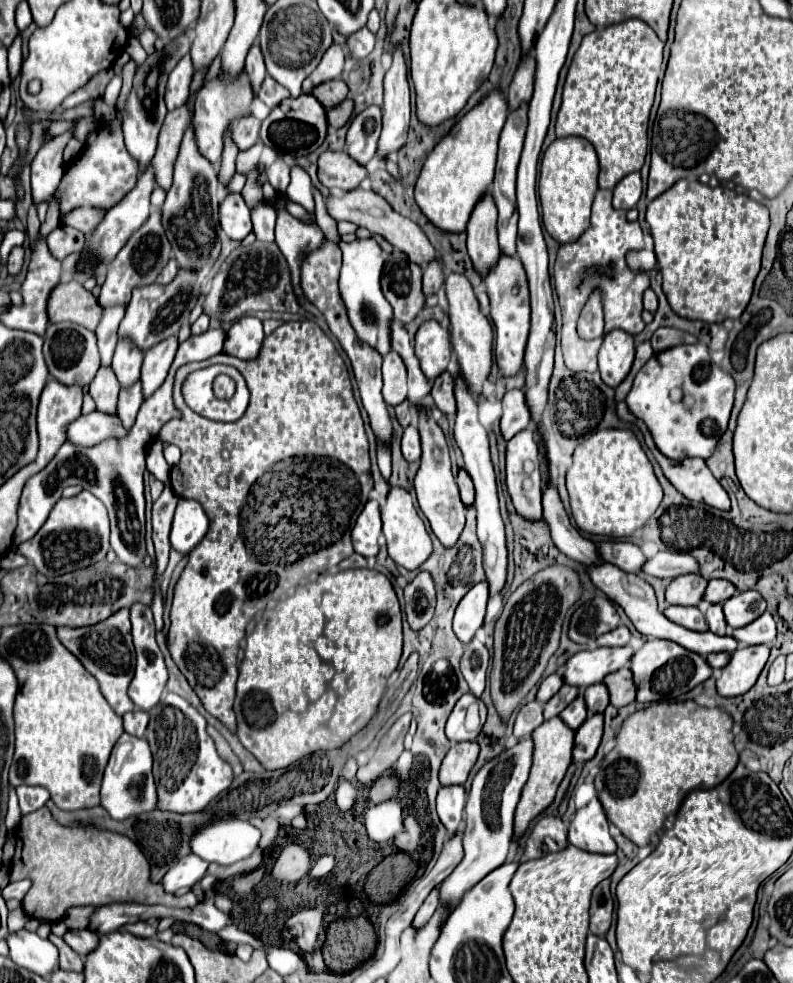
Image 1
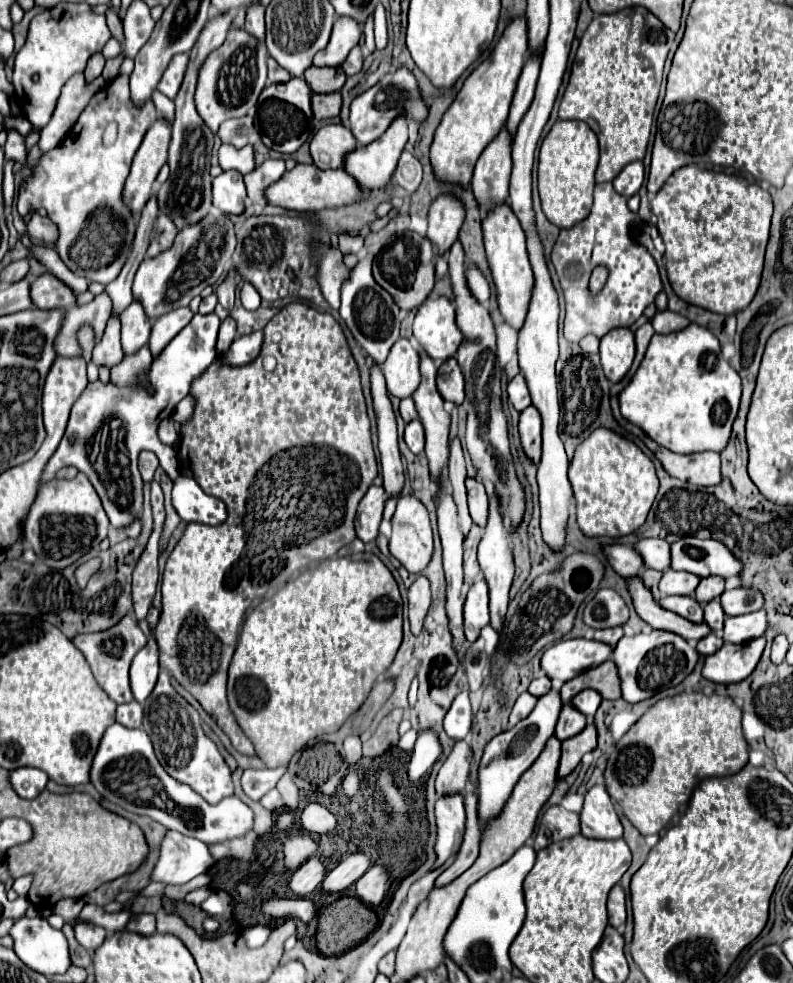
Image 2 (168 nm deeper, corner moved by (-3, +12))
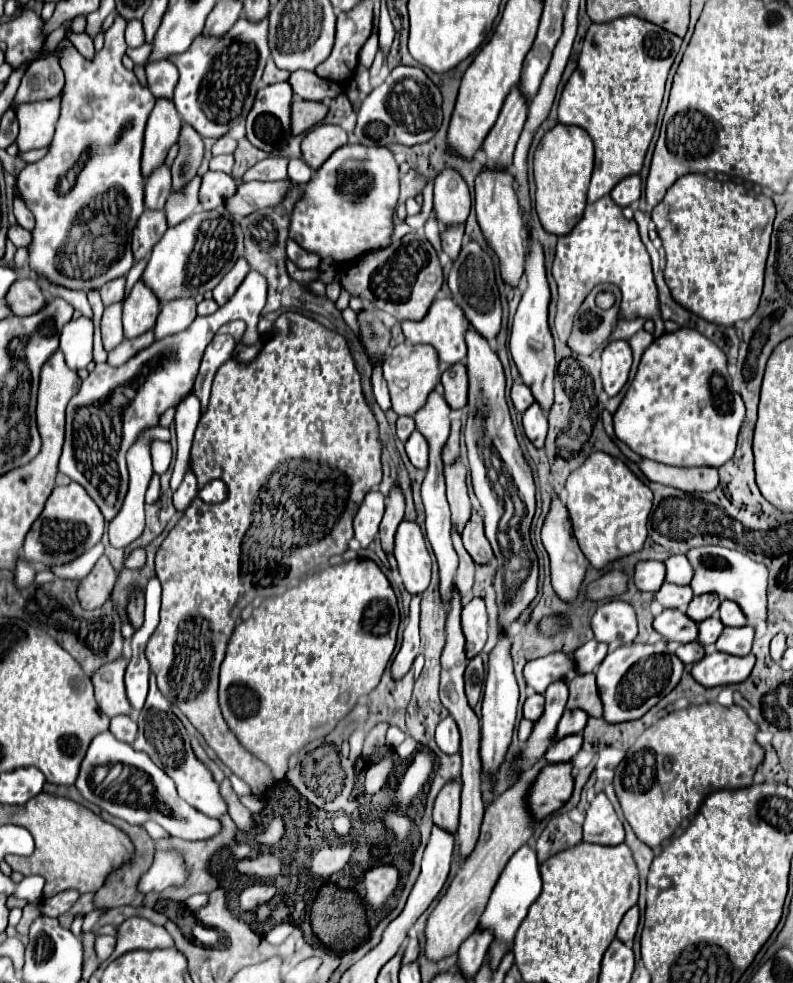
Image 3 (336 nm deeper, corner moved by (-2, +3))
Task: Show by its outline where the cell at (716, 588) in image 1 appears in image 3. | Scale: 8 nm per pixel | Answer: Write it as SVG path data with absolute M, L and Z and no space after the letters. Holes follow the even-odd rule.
M701 594L701 596L695 596L687 608L687 616L693 620L693 622L703 622L707 620L709 616L713 616L717 610L719 610L719 598L713 596L713 594Z

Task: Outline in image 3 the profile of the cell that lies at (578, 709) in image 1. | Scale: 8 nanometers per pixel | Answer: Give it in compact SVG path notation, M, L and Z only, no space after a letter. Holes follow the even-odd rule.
M571 734L569 738L563 738L561 742L557 742L557 746L551 746L545 754L545 760L549 760L551 764L571 762L579 750L581 750L581 734L575 734L575 736Z

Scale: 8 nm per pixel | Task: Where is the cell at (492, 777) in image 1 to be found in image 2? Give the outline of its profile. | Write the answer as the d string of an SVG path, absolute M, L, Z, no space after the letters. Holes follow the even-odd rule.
M550 691L544 697L538 699L534 711L526 721L520 721L516 727L496 735L484 749L480 769L478 769L478 819L480 819L480 829L486 831L486 825L494 819L500 817L506 801L512 795L514 785L518 783L520 775L530 769L530 765L538 759L542 753L546 741L554 735L554 725L558 721L558 709L562 709L562 701L558 697L558 691Z

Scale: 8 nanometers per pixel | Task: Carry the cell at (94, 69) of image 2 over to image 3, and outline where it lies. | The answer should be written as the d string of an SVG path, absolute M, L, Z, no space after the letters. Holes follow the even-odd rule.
M67 30L67 38L73 42L73 46L85 56L85 58L91 58L95 54L95 48L93 48L93 40L89 38L87 32L83 34L73 34L71 30Z

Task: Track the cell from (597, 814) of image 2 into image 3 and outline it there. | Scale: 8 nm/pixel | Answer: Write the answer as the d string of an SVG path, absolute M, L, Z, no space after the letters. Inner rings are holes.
M601 792L589 804L585 824L583 824L583 842L617 846L625 840L625 830L621 820L617 818L613 804Z

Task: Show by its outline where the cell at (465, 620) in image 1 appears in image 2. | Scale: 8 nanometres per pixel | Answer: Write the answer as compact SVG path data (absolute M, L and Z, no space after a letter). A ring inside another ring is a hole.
M484 579L476 581L464 603L464 635L472 643L478 639L480 629L488 623L488 585Z

